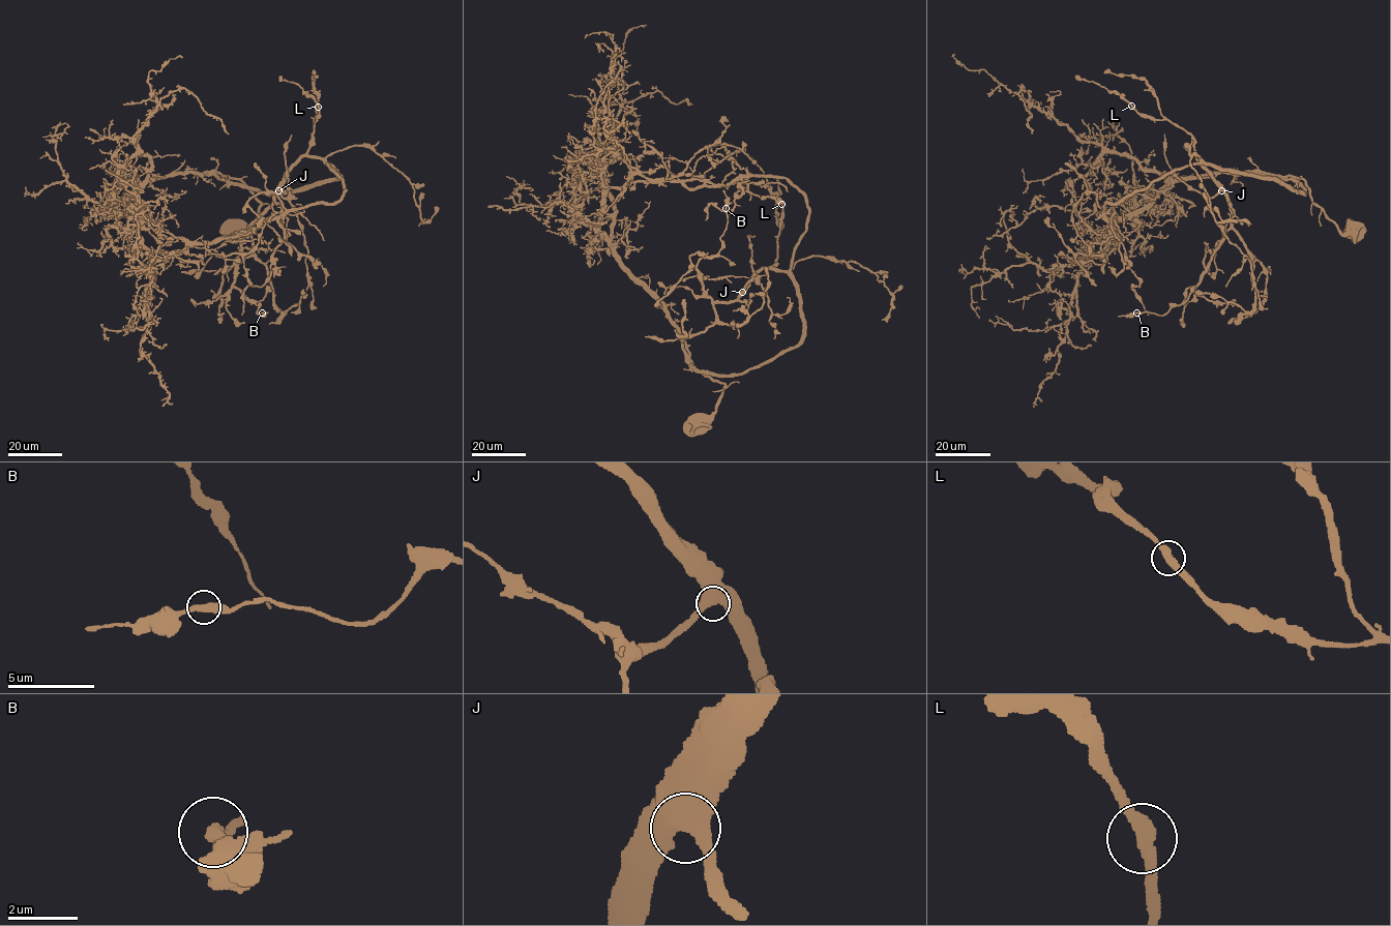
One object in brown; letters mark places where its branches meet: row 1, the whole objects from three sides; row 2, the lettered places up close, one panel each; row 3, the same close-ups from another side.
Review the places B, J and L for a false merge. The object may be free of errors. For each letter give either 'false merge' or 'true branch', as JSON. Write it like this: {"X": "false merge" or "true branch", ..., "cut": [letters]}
{"B": "true branch", "J": "true branch", "L": "true branch", "cut": []}

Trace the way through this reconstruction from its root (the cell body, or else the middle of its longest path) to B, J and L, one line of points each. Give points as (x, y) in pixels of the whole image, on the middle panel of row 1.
B: (696, 422), (724, 385), (692, 369), (742, 375), (802, 332), (785, 272), (706, 294), (726, 209)
J: (696, 422), (724, 385), (692, 369), (742, 375), (800, 339), (787, 272), (762, 268), (742, 292)
L: (696, 422), (715, 412), (724, 385), (692, 369), (742, 375), (800, 339), (797, 287), (771, 267), (781, 203)

